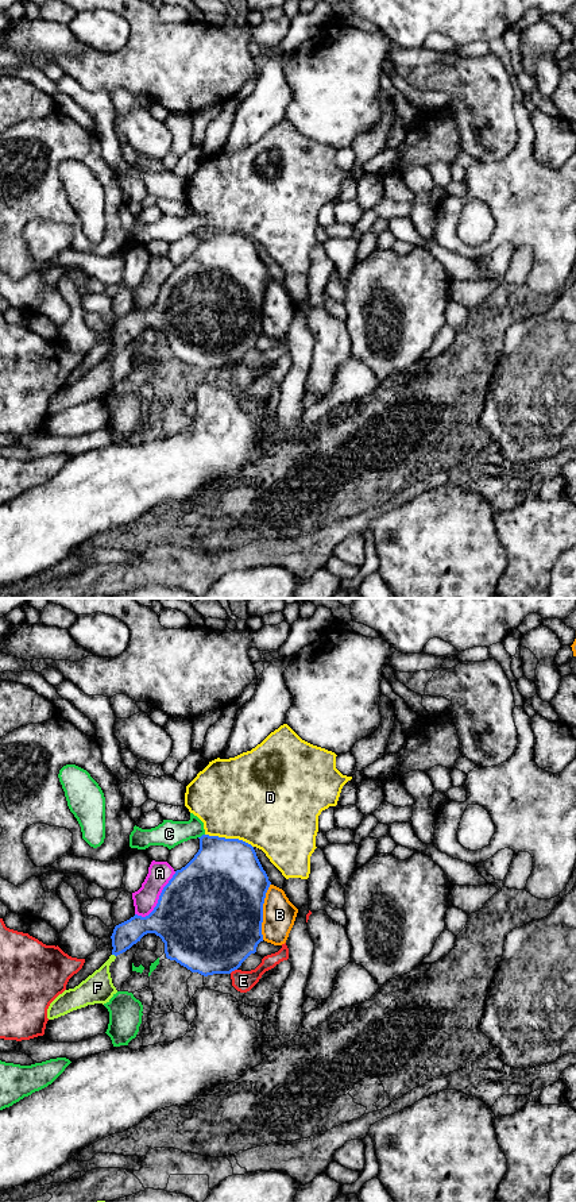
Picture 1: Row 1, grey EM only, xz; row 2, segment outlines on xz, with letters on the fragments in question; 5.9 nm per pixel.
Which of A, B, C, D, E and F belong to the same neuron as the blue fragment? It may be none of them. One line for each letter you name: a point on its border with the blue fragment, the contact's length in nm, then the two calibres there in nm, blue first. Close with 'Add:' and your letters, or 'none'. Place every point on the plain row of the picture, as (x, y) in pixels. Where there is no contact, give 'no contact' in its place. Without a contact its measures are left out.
F: contact xz (113, 349); length 30 nm; calibres 150 and 180 nm
Add: F

